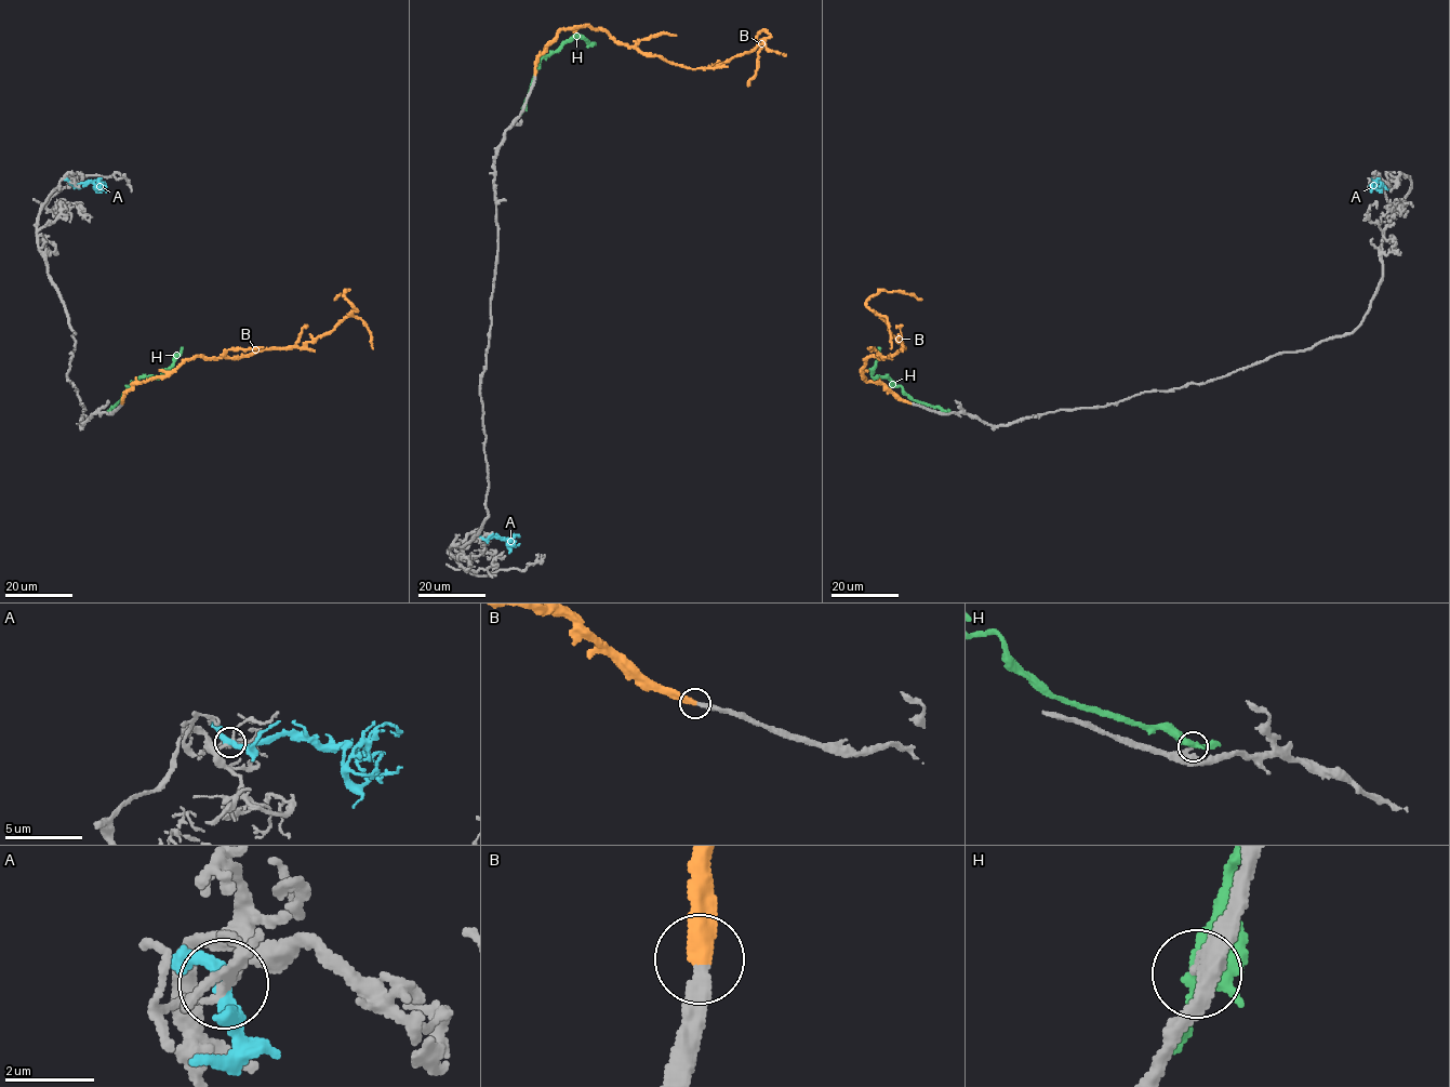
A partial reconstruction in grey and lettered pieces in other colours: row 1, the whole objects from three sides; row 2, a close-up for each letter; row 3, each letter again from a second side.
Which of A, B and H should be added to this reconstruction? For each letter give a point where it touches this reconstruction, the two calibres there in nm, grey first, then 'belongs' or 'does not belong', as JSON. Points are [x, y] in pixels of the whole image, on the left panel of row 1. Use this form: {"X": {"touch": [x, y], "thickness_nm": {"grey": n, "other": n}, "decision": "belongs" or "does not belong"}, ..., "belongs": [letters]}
{"A": {"touch": [69, 181], "thickness_nm": {"grey": 170, "other": 320}, "decision": "does not belong"}, "B": {"touch": [122, 403], "thickness_nm": {"grey": 320, "other": 440}, "decision": "belongs"}, "H": {"touch": [109, 411], "thickness_nm": {"grey": 360, "other": 360}, "decision": "does not belong"}, "belongs": ["B"]}

